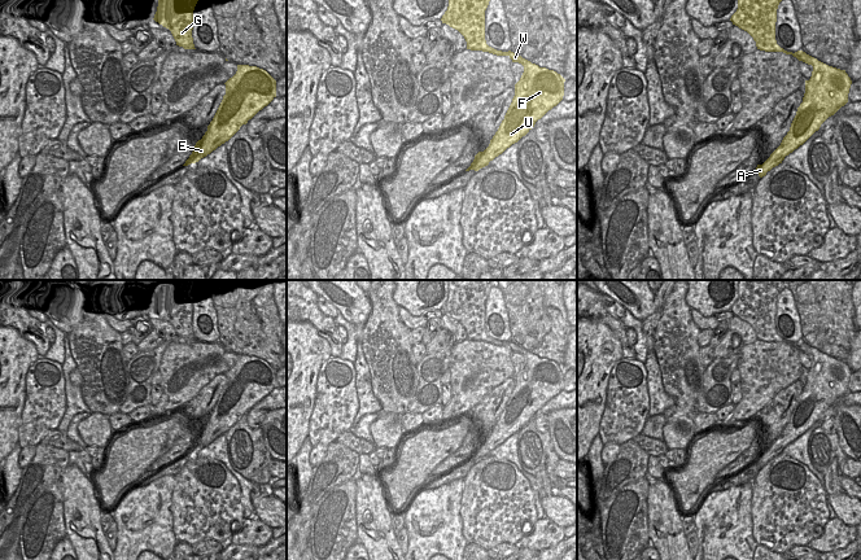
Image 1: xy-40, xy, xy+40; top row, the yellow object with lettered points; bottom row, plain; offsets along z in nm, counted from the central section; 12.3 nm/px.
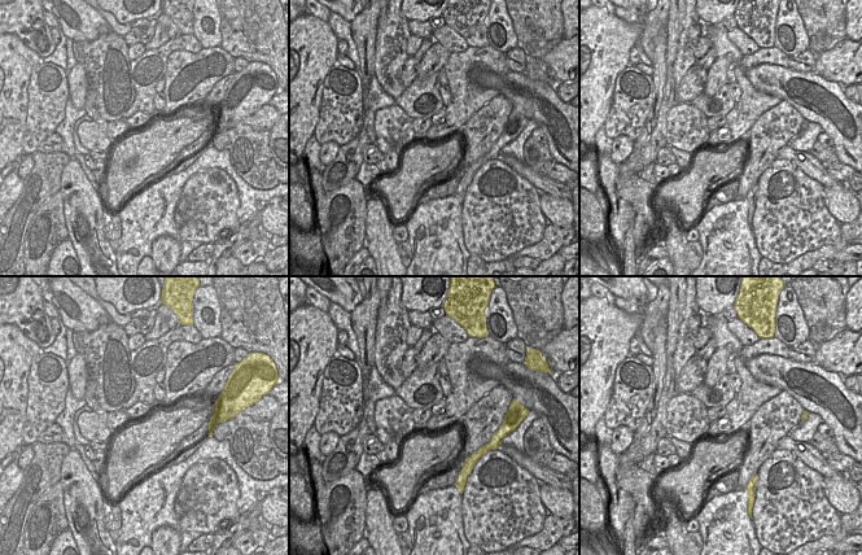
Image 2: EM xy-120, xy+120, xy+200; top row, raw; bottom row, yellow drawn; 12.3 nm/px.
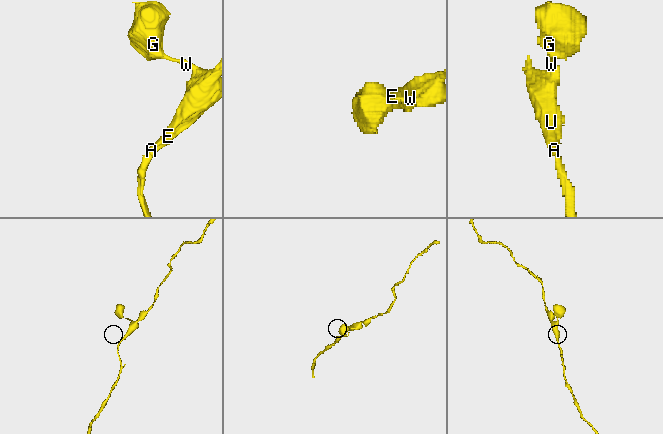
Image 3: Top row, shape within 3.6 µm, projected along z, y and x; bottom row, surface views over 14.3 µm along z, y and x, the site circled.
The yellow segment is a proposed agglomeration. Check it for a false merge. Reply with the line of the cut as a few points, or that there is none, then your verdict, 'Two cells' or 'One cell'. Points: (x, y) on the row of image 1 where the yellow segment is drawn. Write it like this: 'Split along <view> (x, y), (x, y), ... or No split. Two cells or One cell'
No split. One cell

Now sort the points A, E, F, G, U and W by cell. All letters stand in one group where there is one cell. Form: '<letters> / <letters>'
A E F G U W

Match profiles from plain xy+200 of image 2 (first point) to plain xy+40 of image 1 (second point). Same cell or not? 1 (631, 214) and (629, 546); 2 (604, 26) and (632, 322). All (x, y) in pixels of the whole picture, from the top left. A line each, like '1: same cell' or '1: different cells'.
1: same cell
2: different cells

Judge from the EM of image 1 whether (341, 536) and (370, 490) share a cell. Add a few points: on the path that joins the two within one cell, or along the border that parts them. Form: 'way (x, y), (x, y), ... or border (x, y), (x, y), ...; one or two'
border (354, 482), (355, 534), (358, 539); two

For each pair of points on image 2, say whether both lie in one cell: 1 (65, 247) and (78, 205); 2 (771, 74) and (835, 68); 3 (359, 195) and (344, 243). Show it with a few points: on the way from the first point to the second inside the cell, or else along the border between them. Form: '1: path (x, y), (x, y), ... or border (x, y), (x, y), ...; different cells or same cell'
1: border (68, 239), (79, 262); different cells
2: border (813, 70), (823, 78), (840, 84); different cells
3: path (357, 206), (357, 217), (344, 231); same cell

